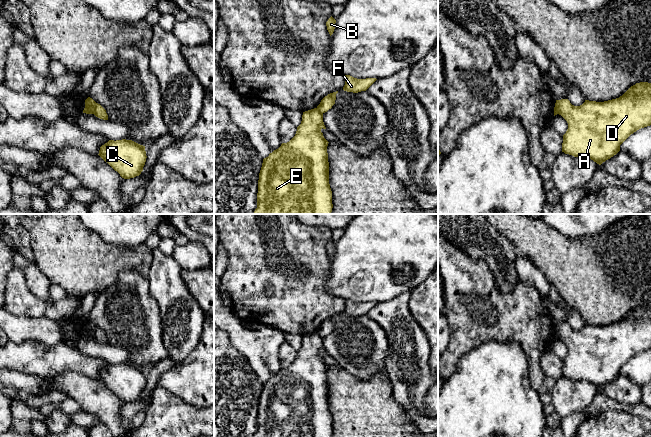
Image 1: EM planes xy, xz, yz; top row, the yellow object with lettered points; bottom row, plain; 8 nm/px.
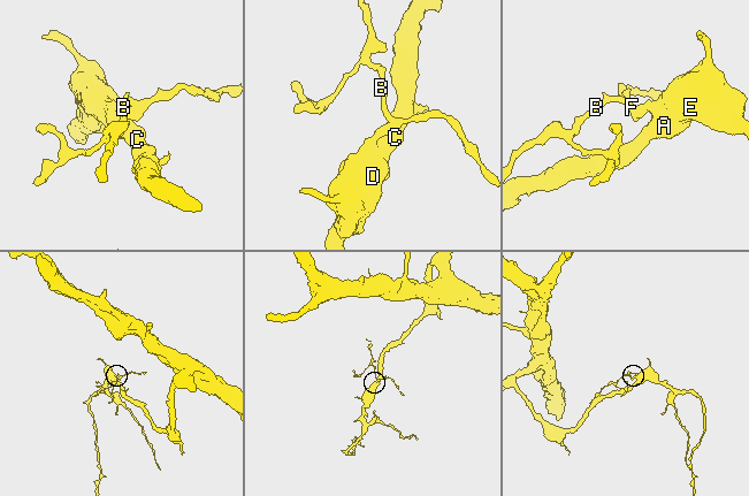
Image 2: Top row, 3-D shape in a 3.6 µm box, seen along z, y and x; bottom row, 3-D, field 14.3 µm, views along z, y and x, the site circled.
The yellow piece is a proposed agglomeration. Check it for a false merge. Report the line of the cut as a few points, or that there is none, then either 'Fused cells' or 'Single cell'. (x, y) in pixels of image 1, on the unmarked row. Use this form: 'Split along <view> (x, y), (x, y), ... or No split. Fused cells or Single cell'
Split along xy (96, 327), (93, 337). Fused cells

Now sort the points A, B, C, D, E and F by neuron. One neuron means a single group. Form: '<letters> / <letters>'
A C D E / B F

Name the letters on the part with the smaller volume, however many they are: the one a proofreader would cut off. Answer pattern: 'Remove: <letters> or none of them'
Remove: B, F

